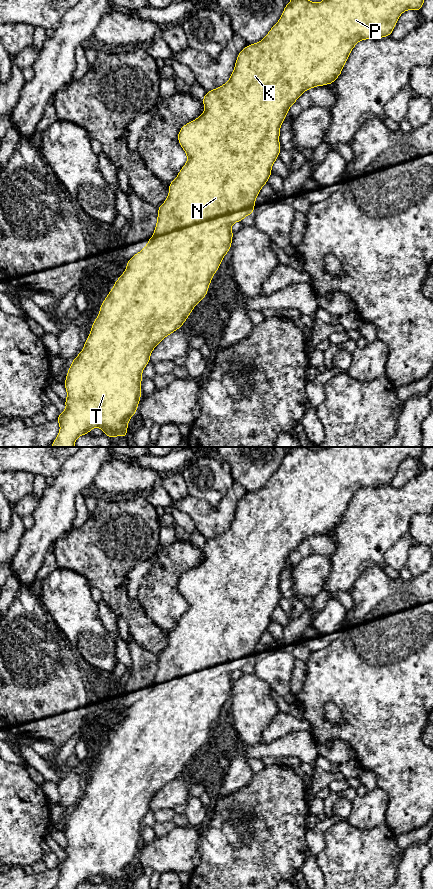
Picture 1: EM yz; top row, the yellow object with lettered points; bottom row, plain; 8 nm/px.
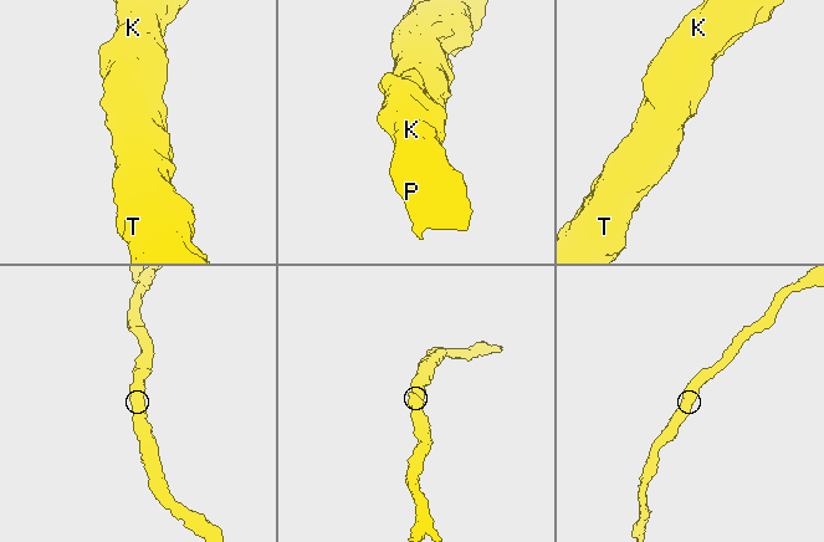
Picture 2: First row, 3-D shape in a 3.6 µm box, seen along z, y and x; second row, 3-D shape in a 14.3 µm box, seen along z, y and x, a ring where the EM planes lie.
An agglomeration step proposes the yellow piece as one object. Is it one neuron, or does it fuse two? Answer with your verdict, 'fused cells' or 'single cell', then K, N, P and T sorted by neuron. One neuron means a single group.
single cell | K N P T

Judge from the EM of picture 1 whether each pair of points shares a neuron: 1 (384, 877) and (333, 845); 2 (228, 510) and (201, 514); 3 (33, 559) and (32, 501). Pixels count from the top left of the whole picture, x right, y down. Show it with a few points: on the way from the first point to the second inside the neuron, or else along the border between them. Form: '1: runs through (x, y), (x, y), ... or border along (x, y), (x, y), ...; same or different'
1: runs through (371, 869), (365, 865), (360, 865), (346, 851); same
2: runs through (221, 514), (208, 514); same
3: border along (40, 498), (31, 514); different

